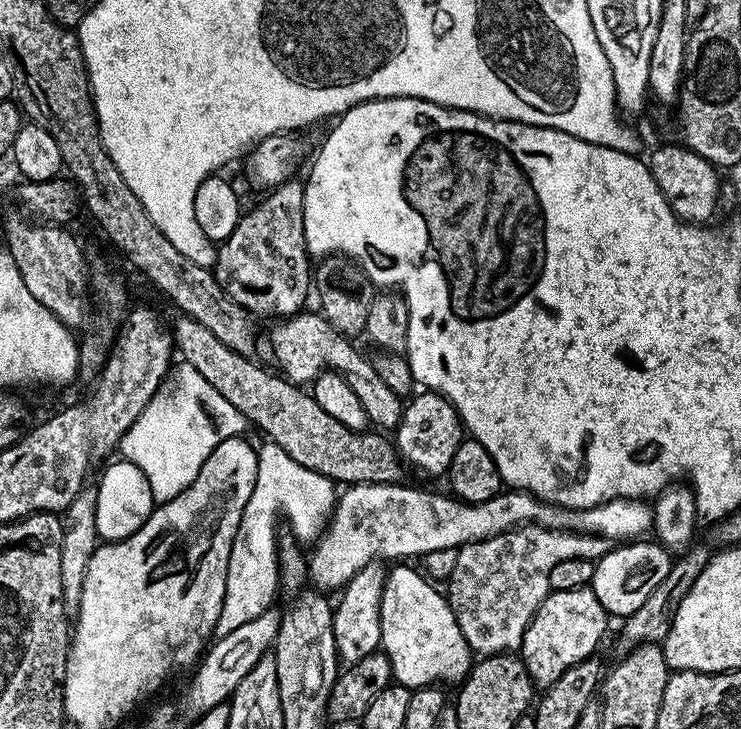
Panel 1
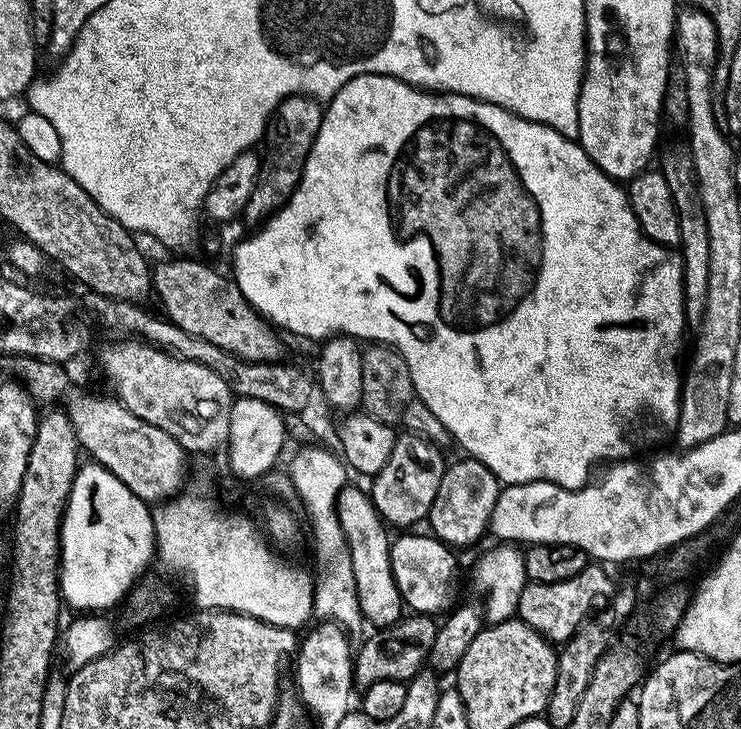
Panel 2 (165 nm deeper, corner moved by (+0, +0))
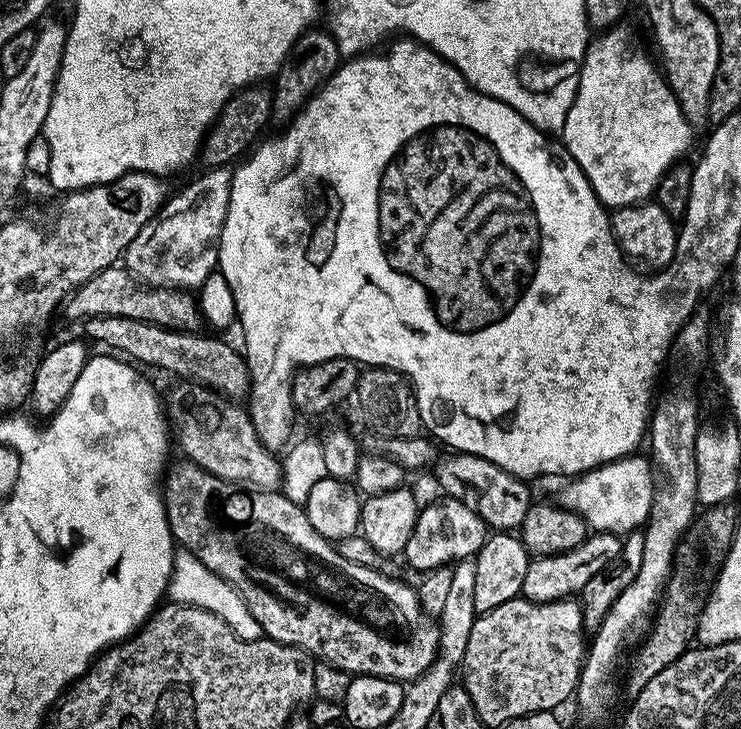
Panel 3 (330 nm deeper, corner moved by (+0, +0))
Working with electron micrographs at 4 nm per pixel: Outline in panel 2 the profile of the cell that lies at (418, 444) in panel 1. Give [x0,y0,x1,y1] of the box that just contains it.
[370,435,446,530]

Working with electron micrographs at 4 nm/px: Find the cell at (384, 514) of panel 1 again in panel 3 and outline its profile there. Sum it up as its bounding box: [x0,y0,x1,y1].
[558,454,656,534]

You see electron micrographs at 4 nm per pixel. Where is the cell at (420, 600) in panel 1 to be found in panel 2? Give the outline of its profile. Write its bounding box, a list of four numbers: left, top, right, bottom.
[336,484,404,628]

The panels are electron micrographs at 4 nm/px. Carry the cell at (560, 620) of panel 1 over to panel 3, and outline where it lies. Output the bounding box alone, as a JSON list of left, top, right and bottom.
[520,532,622,604]

